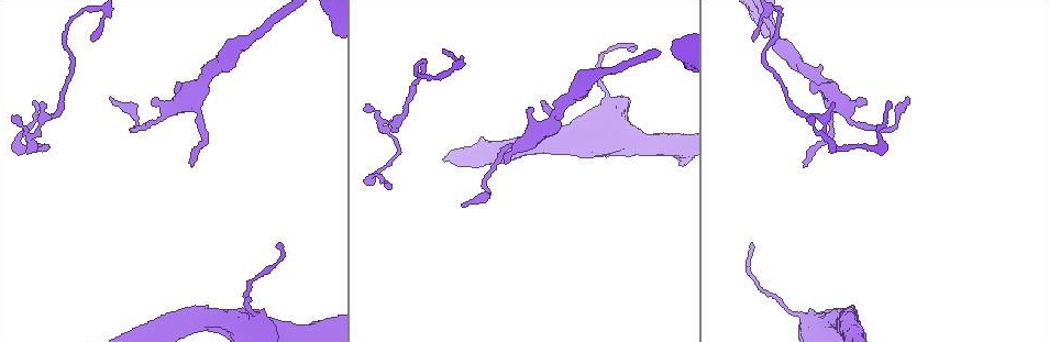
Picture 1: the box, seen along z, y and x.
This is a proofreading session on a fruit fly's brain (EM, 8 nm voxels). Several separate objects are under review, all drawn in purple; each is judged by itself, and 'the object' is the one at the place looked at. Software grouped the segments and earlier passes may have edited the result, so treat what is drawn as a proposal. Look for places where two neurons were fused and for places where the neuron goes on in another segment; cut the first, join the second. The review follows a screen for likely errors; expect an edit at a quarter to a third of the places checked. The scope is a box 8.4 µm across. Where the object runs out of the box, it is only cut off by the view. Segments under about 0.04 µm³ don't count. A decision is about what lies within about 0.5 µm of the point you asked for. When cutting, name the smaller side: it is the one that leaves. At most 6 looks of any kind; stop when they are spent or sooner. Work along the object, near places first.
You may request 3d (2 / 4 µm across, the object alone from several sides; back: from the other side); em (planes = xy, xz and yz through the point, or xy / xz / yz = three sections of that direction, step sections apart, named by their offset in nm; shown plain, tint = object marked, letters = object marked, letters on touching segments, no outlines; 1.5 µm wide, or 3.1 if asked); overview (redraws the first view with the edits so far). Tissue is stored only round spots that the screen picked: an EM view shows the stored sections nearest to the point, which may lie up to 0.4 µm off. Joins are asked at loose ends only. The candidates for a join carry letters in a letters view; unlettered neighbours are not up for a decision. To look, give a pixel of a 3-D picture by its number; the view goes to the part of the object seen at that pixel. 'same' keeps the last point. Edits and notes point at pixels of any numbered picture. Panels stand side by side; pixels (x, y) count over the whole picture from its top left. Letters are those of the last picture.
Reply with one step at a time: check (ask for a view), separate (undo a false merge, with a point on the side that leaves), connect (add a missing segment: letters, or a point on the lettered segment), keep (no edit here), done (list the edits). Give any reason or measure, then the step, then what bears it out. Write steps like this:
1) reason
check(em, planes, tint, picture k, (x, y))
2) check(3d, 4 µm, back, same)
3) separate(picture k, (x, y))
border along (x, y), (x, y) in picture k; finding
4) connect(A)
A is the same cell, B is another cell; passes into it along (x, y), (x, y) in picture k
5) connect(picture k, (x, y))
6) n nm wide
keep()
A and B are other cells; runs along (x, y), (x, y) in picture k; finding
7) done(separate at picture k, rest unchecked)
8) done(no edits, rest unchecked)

check(em, yz, step 8, tint, picture 1, (806, 164))

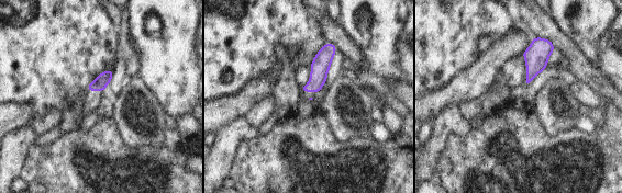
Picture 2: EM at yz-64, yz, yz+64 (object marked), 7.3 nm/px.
cut it another way
check(em, planes, tint, same)

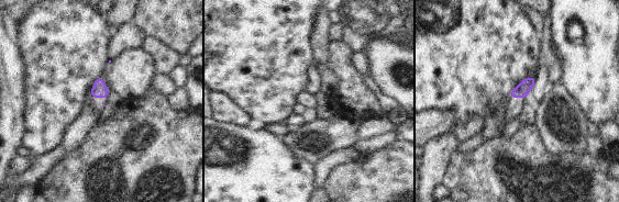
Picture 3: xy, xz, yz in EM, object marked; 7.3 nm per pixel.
what lies round it
check(em, planes, letters, same)

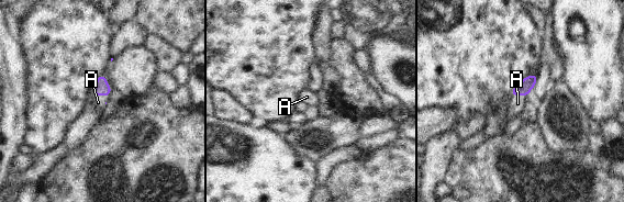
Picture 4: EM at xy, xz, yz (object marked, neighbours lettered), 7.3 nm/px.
connect(A)
A is the same cell; passes into it along (527, 83), (519, 94), (517, 103) in picture 4; it goes on there

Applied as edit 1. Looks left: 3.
see it whole again
check(overview)

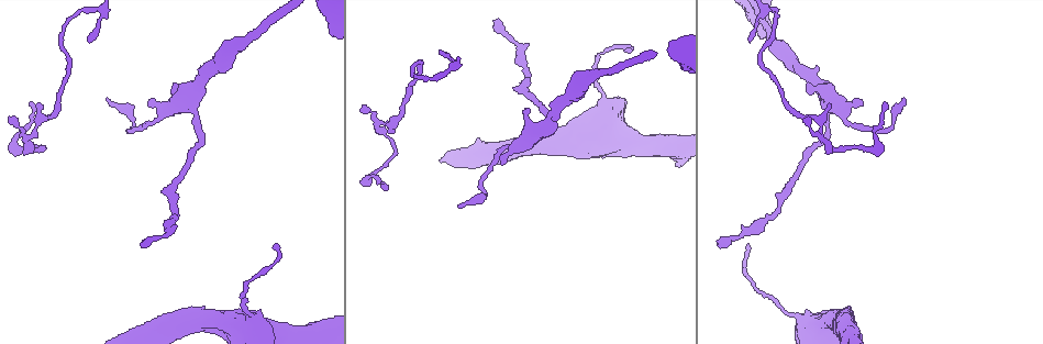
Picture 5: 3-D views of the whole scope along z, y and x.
check(em, planes, letters, picture 5, (527, 110))

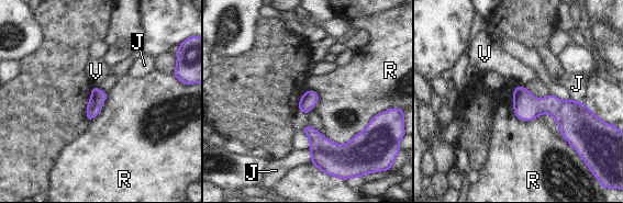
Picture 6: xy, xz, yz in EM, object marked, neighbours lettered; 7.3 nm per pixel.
R touches over 480 nm
keep()
J, R and V are other cells; border along (382, 111), (343, 144), (324, 136) in picture 6; none of them fits

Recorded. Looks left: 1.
done(connect at picture 4, rest unchecked)

